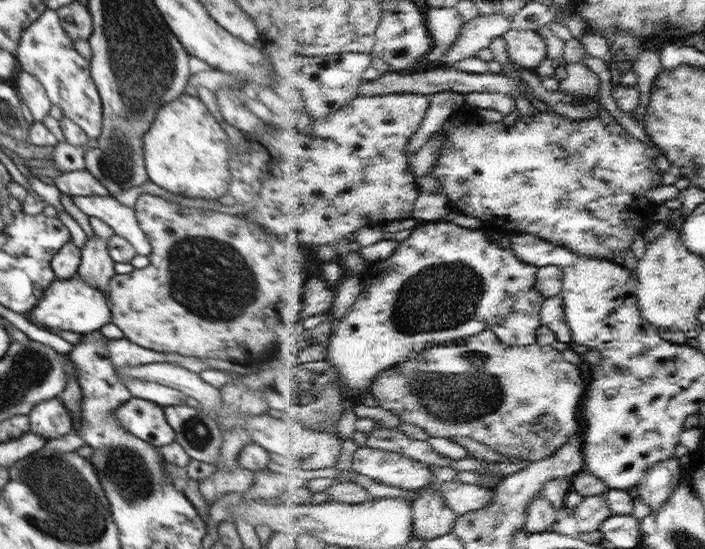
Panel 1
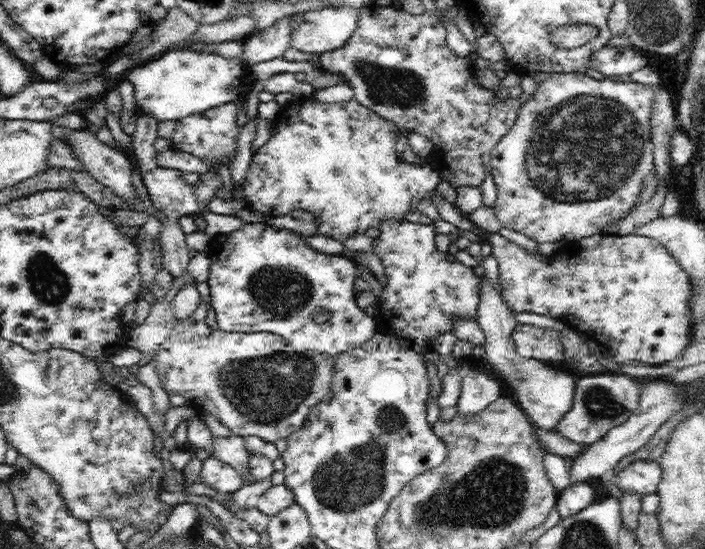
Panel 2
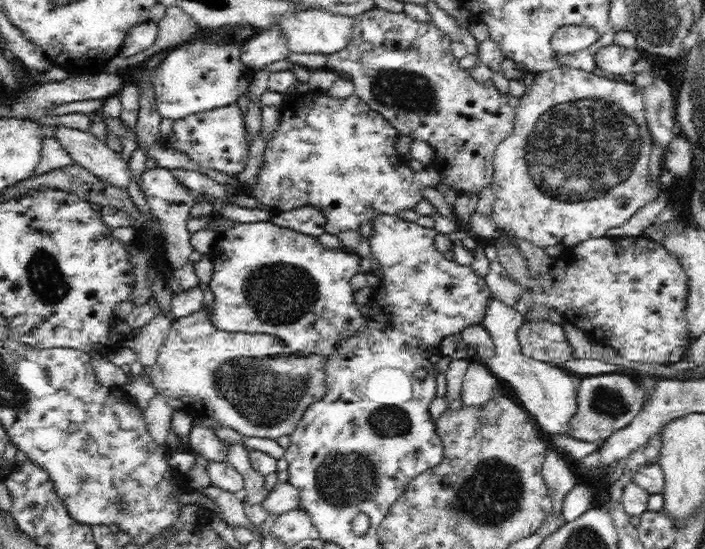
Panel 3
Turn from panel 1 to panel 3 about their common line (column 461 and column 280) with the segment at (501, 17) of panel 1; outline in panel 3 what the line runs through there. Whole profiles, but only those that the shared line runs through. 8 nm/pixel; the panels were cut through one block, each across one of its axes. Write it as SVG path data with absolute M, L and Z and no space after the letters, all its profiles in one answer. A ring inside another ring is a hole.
M277 29L260 30L254 37L241 42L241 61L245 70L255 70L287 60L289 52L284 37Z

